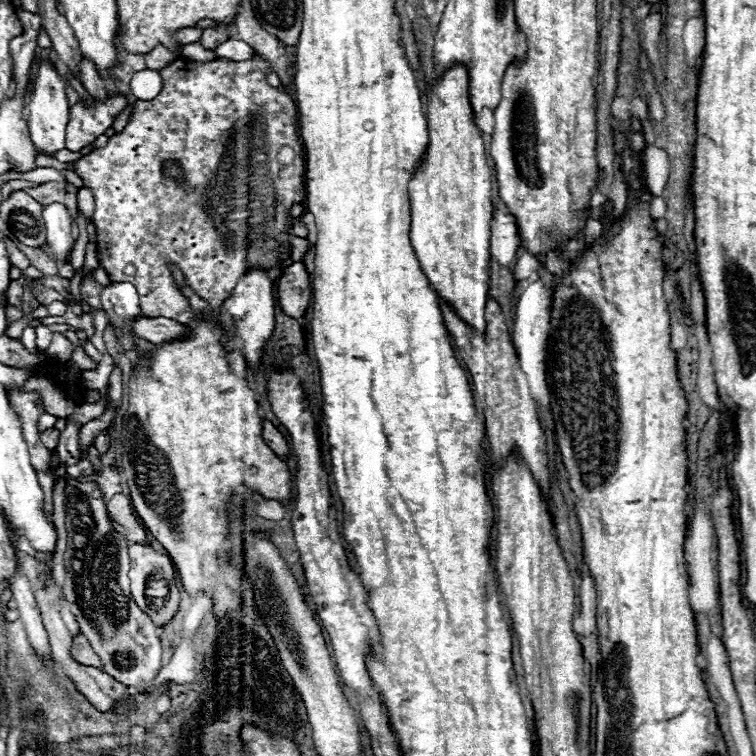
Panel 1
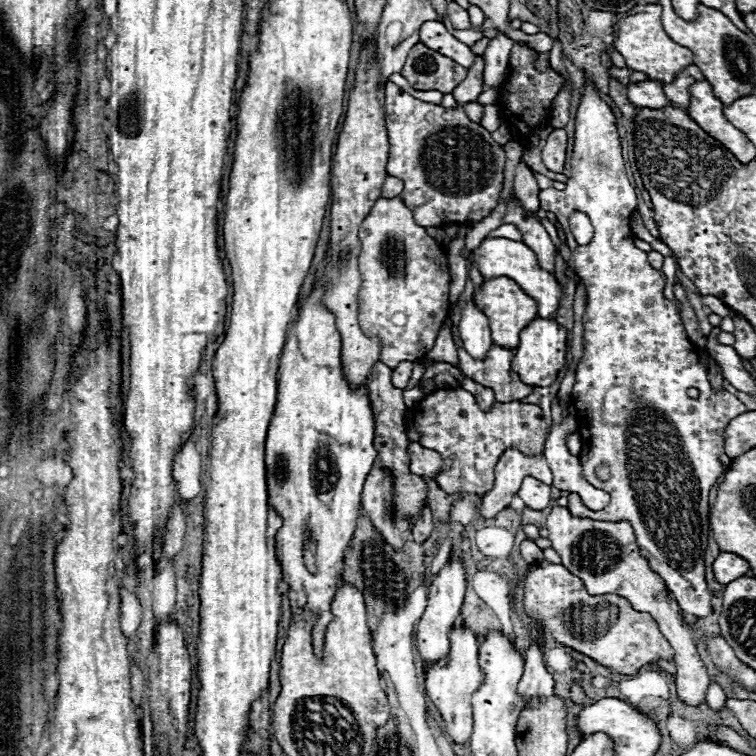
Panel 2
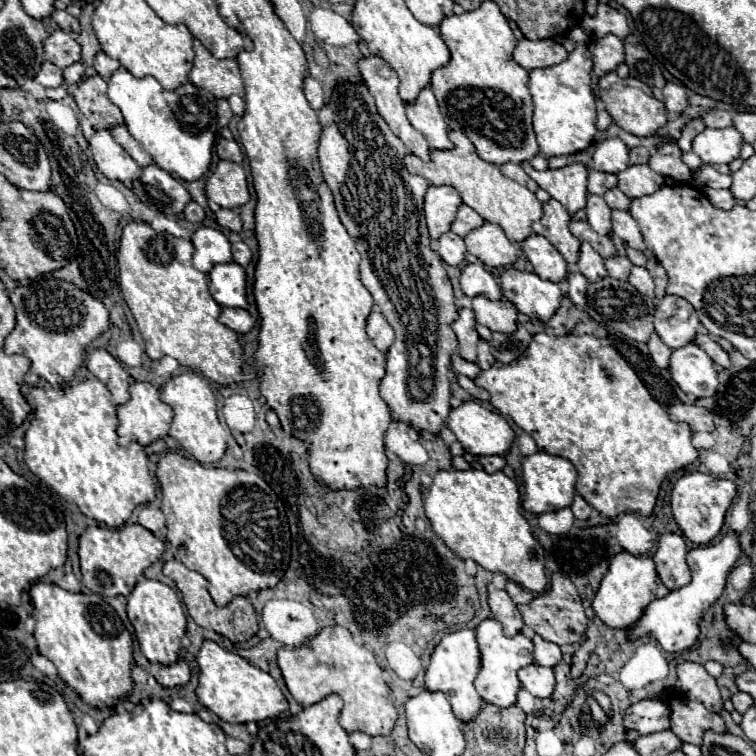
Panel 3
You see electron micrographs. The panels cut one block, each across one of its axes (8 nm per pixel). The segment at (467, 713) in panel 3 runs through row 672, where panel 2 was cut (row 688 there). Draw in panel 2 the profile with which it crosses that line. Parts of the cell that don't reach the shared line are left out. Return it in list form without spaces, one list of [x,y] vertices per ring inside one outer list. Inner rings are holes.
[[[464,626],[450,630],[450,652],[444,660],[426,670],[426,694],[442,714],[446,732],[456,744],[468,744],[472,736],[472,694],[480,688],[482,670],[478,666],[478,638]]]

